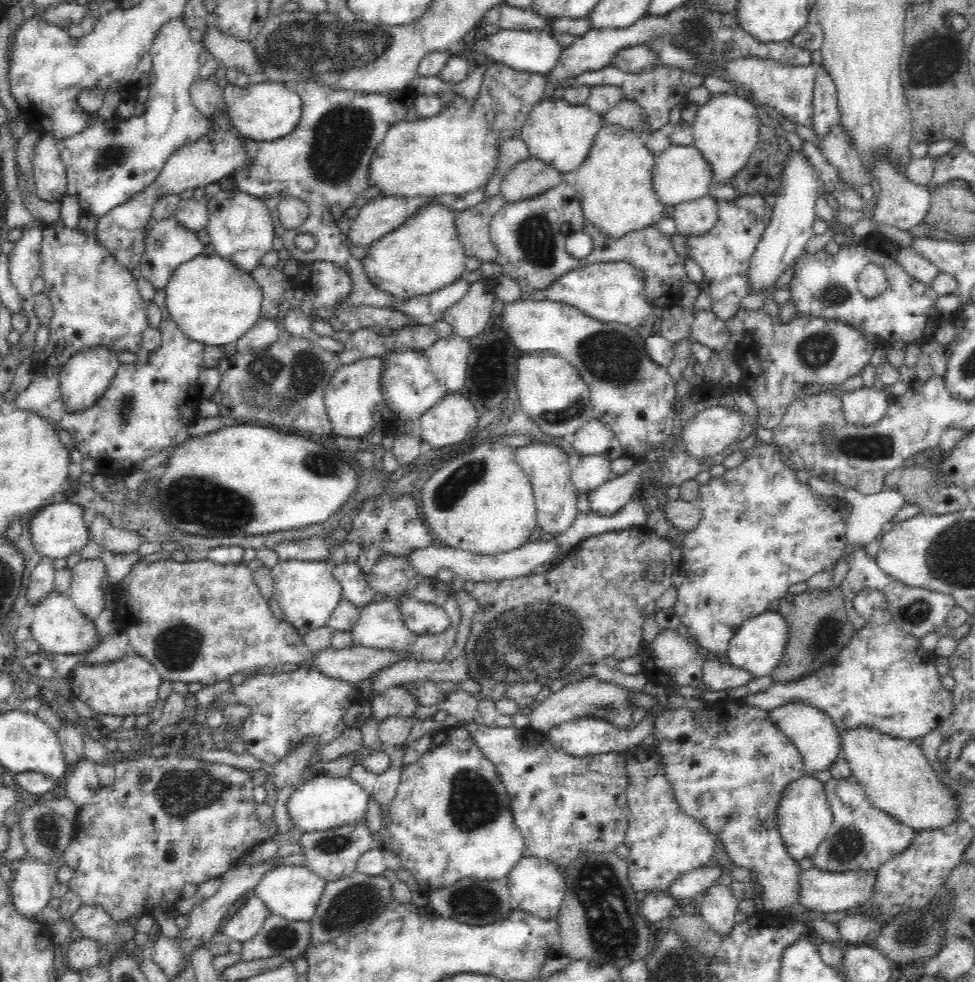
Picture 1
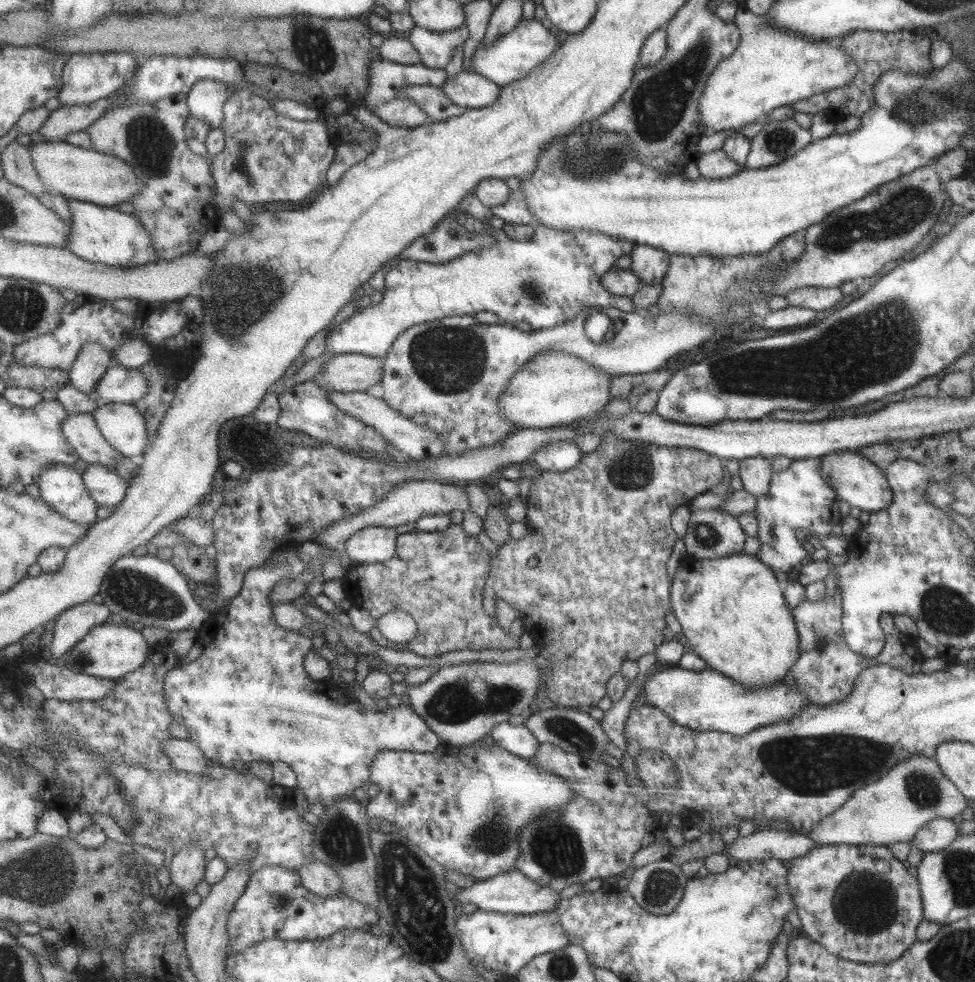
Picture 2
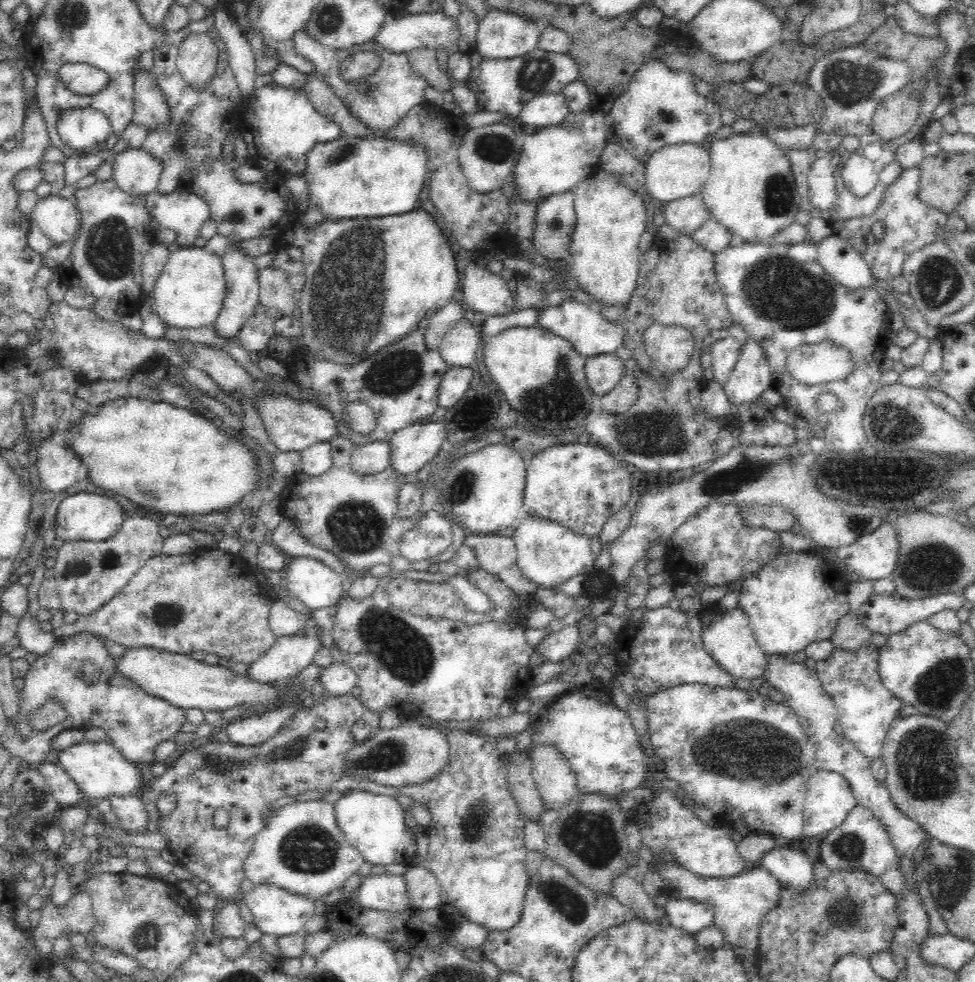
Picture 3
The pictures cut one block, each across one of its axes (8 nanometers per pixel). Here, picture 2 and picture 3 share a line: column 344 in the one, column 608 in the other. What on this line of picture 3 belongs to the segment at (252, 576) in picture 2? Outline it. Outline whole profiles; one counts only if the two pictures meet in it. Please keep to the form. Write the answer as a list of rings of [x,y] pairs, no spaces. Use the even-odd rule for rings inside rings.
[[[578,690],[578,692],[570,692],[554,700],[546,710],[546,714],[536,718],[530,741],[532,741],[533,750],[536,747],[550,747],[568,762],[571,771],[576,776],[576,789],[579,793],[603,795],[613,801],[618,801],[622,794],[626,794],[630,790],[648,786],[666,768],[660,758],[648,752],[648,748],[644,746],[644,740],[640,740],[629,714],[620,710],[617,705],[614,707],[602,700],[598,690],[596,692]]]

